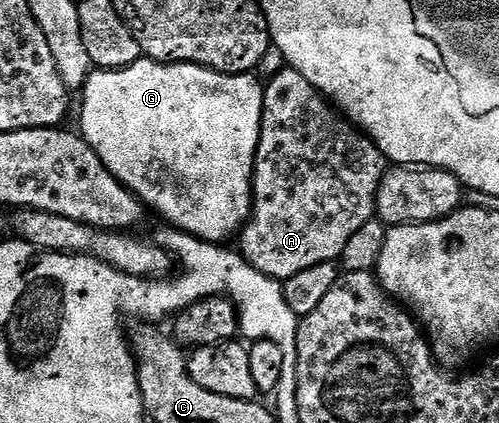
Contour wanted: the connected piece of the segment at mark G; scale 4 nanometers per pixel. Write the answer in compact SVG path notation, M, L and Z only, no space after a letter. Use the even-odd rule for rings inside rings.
M140 59L124 69L101 69L92 71L83 84L83 110L79 113L81 136L97 151L101 163L134 197L138 197L148 210L160 213L166 224L183 233L191 233L202 241L227 243L230 237L238 238L243 226L251 218L251 198L255 195L255 156L259 146L259 132L263 118L263 91L258 76L251 73L217 73L214 69L204 69L202 65L184 65L182 63L164 63L150 59Z

